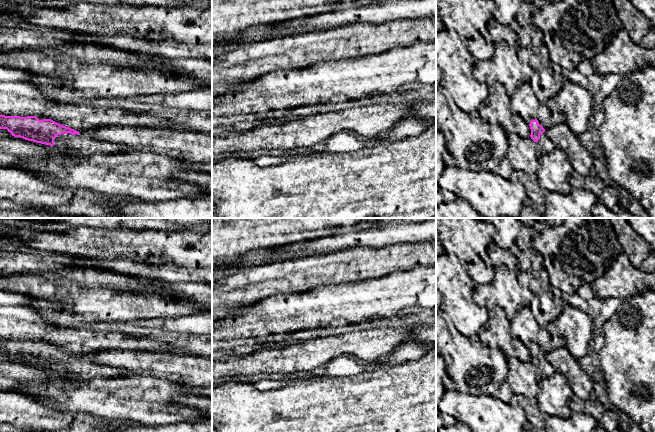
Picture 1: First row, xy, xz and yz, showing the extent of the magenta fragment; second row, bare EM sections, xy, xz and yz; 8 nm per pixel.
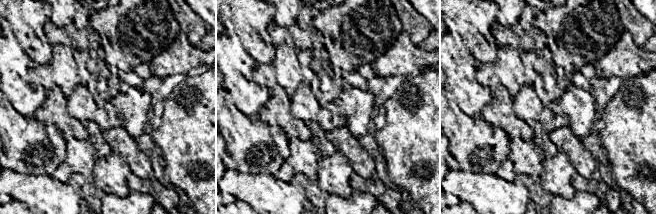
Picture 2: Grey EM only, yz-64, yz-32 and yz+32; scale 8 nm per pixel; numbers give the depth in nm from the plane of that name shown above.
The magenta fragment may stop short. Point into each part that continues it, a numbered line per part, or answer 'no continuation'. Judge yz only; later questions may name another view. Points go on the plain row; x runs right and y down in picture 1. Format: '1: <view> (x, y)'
1: yz (545, 370)

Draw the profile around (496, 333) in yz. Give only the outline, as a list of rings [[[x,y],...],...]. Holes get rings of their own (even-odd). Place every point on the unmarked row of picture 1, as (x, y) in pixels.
[[[497,304],[488,310],[489,319],[478,333],[478,339],[492,348],[498,348],[507,359],[515,357],[527,362],[531,353],[520,340],[515,339],[510,331],[510,319]]]

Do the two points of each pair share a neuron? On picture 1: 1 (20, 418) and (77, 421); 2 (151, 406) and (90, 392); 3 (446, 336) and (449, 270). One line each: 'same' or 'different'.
1: same
2: same
3: different

